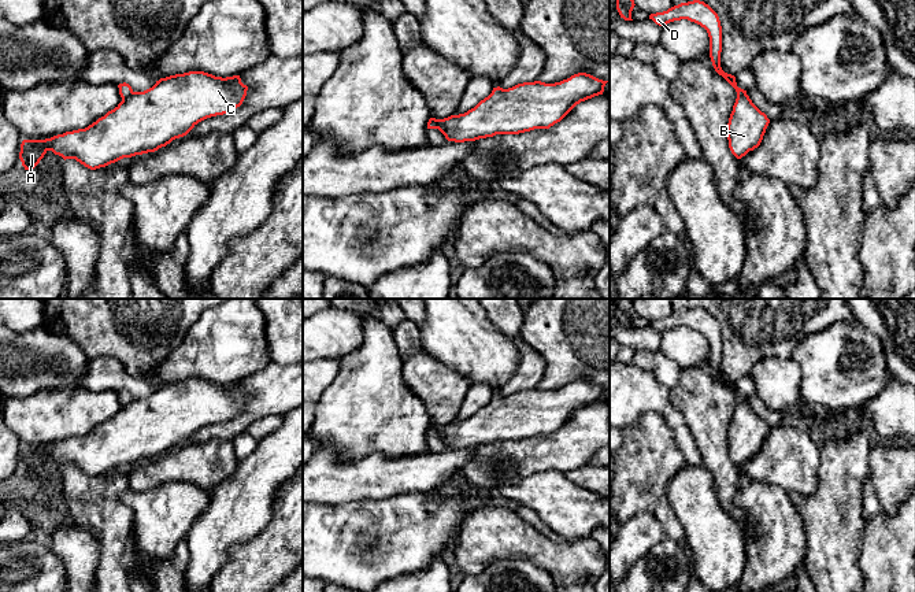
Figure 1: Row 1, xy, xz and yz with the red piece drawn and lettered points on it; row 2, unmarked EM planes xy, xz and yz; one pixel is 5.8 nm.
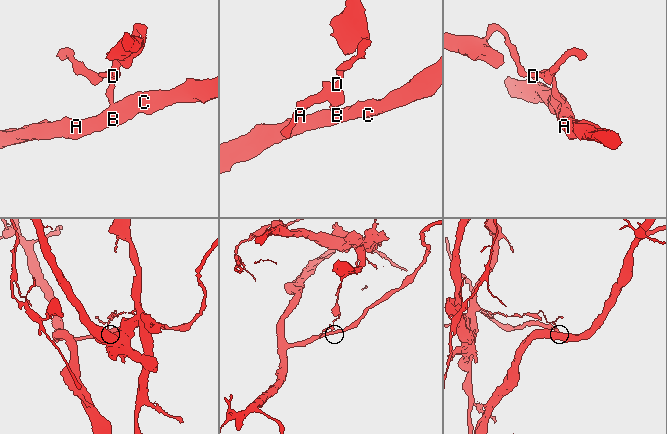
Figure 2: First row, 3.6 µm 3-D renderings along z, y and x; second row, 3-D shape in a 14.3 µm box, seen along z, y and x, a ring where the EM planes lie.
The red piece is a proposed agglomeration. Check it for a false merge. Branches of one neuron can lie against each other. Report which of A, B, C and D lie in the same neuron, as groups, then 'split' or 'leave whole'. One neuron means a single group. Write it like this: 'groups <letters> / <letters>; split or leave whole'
groups A B C / D; split

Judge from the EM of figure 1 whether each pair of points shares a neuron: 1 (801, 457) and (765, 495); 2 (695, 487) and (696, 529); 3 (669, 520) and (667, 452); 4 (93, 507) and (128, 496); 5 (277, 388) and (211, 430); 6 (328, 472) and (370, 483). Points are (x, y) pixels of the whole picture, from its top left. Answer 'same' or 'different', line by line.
1: different
2: same
3: same
4: different
5: same
6: same

